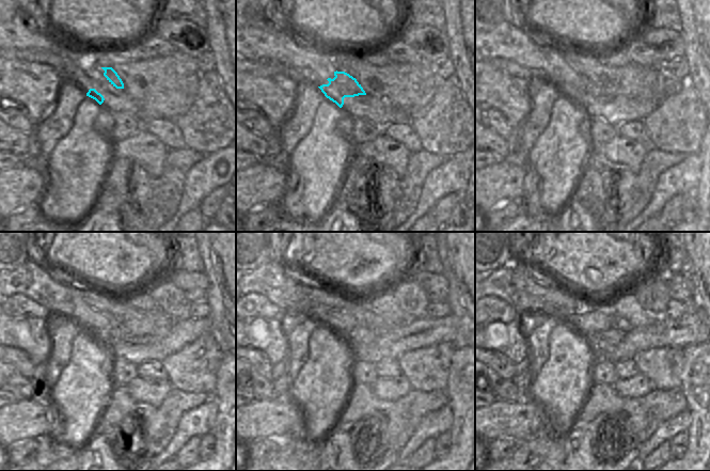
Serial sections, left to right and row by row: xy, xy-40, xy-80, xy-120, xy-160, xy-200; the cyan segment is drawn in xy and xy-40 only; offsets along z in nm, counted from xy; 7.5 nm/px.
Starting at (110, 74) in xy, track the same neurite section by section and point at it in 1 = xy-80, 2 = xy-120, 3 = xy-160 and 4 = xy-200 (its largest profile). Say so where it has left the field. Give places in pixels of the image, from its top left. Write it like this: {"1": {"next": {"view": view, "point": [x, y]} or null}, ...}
{"1": {"next": {"view": "xy-80", "point": [577, 93]}}, "2": {"next": {"view": "xy-120", "point": [113, 332]}}, "3": {"next": {"view": "xy-160", "point": [360, 335]}}, "4": {"next": {"view": "xy-200", "point": [605, 340]}}}

